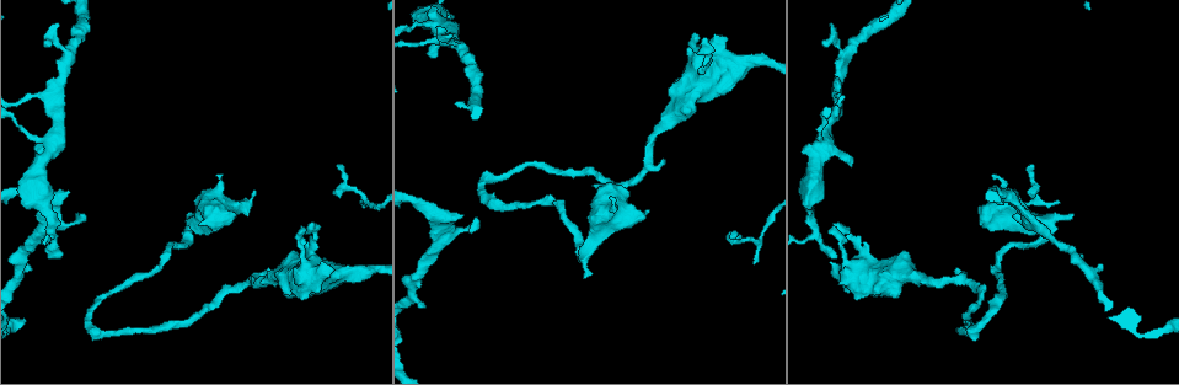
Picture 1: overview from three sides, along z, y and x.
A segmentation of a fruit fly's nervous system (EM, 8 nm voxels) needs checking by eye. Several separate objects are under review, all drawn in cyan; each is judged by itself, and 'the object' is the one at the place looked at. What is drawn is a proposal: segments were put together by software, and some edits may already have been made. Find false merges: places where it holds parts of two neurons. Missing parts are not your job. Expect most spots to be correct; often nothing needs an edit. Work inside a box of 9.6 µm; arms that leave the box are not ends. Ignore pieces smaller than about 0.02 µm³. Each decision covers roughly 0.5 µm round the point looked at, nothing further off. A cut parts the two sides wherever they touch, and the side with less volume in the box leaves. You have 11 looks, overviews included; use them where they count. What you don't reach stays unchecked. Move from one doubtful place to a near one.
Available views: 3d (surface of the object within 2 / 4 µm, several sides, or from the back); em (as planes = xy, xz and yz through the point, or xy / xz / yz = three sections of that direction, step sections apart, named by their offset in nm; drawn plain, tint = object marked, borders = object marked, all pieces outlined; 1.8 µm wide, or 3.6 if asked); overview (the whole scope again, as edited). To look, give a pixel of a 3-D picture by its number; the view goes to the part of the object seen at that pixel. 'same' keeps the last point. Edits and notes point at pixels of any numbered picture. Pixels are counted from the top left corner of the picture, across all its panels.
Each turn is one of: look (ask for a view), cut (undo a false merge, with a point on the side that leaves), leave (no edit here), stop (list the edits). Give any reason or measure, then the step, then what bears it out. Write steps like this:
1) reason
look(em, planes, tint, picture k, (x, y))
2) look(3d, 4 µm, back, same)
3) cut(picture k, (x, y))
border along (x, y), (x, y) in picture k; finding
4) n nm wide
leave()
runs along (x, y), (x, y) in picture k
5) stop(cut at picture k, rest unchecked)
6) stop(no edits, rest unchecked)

touches itself
look(3d, 4 µm, picture 1, (312, 225))

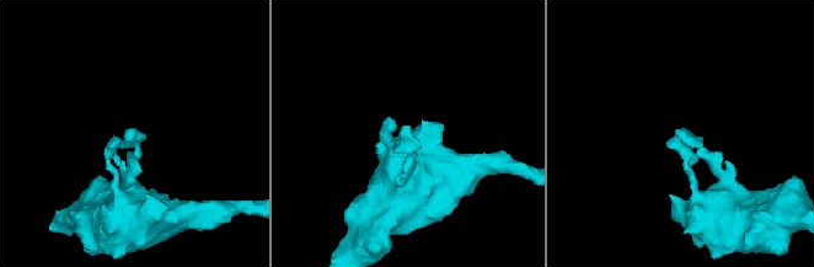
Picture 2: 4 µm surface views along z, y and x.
look(em, 3.6 µm, xy, step 4, tint, picture 2, (686, 139))

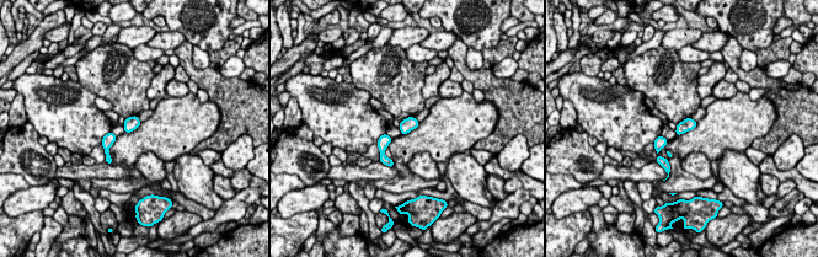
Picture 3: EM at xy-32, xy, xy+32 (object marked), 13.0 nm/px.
look(em, 3.6 µm, planes, tint, same)

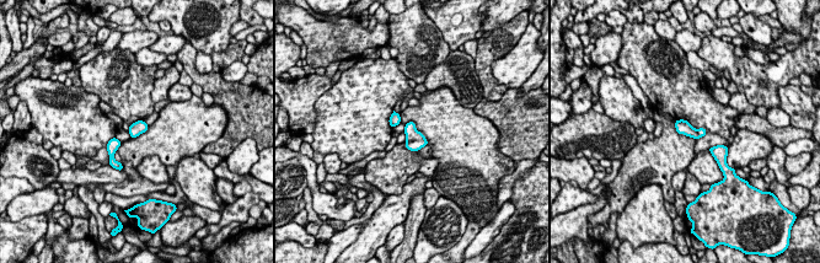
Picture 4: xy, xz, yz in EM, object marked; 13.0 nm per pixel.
leave()
continuous, no second neuron

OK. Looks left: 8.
sharp bend
look(3d, 2 µm, picture 1, (980, 321))

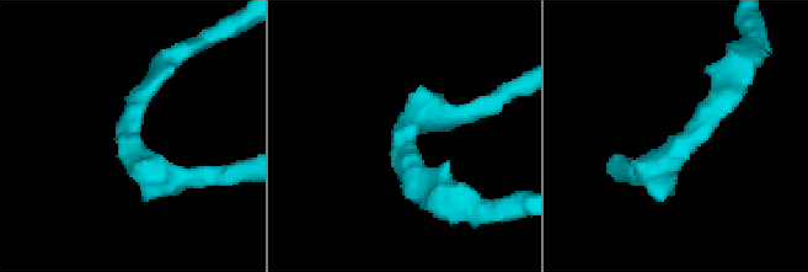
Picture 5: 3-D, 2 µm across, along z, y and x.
look(em, yz, step 16, tint, picture 5, (127, 143))

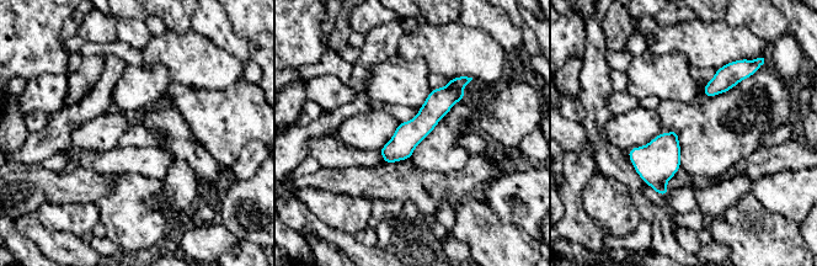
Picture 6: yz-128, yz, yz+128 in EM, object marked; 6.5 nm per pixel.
look(em, planes, tint, same)

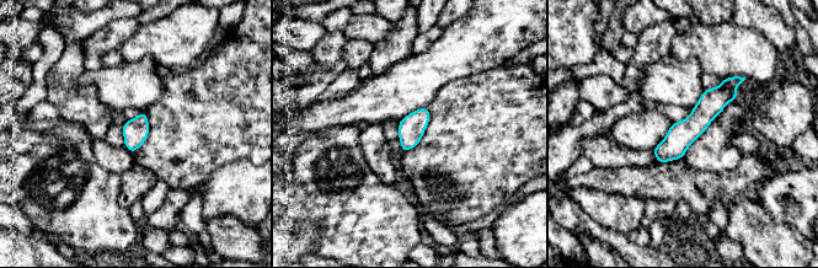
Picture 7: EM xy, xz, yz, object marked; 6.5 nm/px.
leave()
runs along (738, 80), (659, 157) in picture 7; continuous, no second neuron

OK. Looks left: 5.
calibre changes
look(3d, 4 µm, picture 1, (1049, 226))

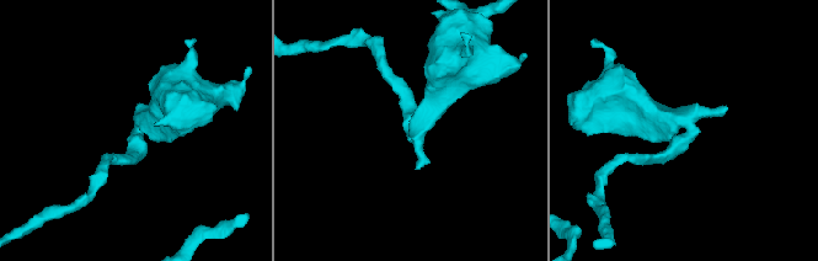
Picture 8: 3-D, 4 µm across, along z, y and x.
need the tissue
look(em, planes, tint, picture 8, (413, 124))

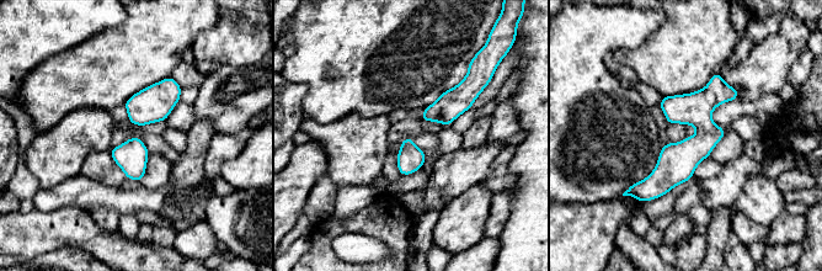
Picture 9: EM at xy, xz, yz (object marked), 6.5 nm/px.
leave()
continuous, no second neuron

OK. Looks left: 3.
sudden change in width
look(em, 3.6 µm, xz, step 16, tint, picture 1, (893, 9))

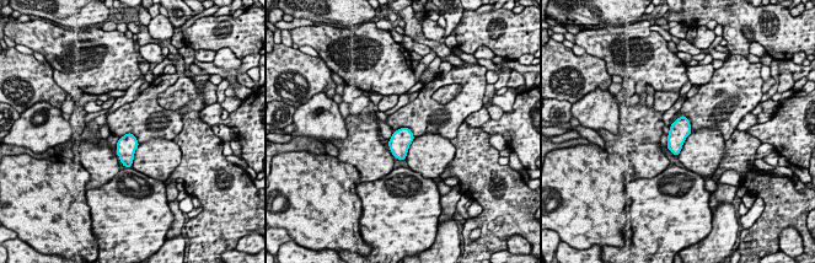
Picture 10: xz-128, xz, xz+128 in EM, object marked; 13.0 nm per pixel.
another direction
look(em, 3.6 µm, planes, tint, same)

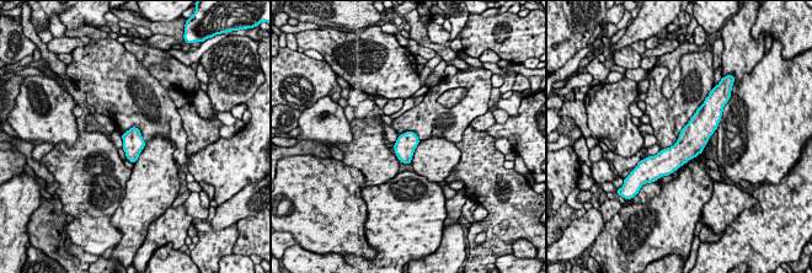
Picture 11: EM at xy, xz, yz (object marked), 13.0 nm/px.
280 nm wide
leave()
one neuron here

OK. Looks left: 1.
stop(no edits, rest unchecked)

